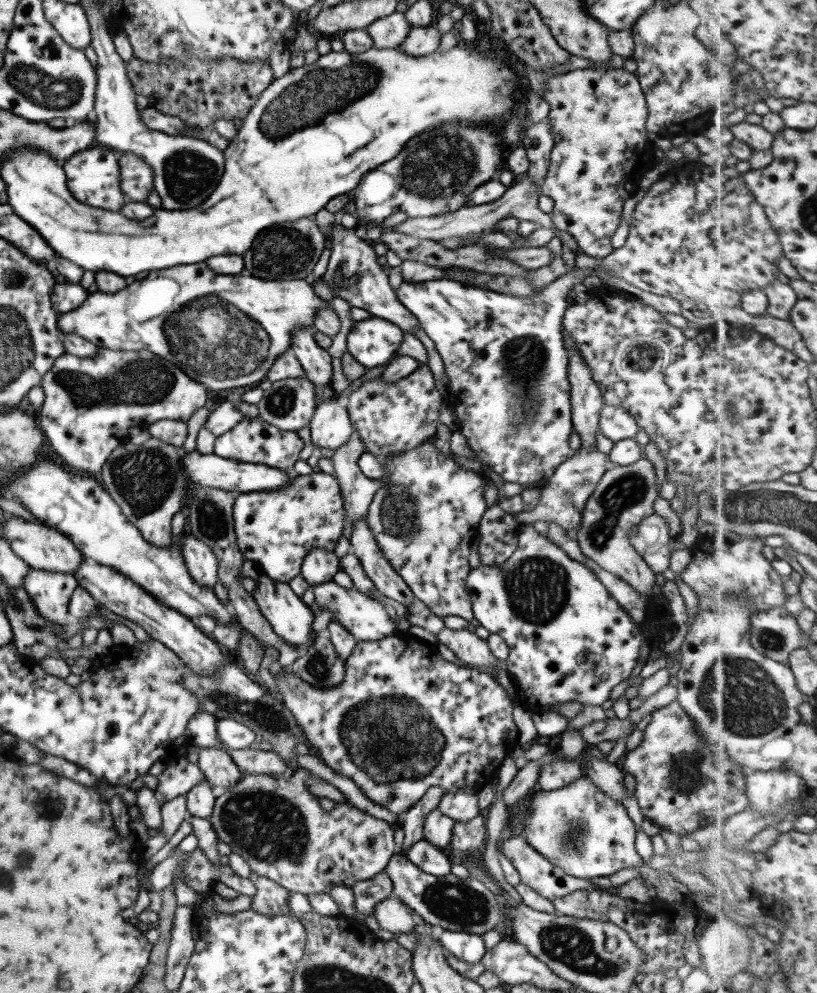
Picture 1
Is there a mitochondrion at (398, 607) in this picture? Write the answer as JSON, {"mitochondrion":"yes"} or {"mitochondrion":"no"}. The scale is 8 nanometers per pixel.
{"mitochondrion":"no"}

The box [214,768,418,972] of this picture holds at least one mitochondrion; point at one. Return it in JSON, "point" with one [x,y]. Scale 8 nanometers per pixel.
{"point":[270,828]}

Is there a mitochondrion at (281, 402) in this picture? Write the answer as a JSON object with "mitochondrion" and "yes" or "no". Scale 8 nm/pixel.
{"mitochondrion":"yes"}

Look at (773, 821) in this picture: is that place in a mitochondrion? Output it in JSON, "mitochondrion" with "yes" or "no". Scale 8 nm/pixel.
{"mitochondrion":"no"}

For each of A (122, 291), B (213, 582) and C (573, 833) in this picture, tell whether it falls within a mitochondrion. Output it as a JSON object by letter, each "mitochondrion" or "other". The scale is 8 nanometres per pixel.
{"A":"other","B":"other","C":"mitochondrion"}

